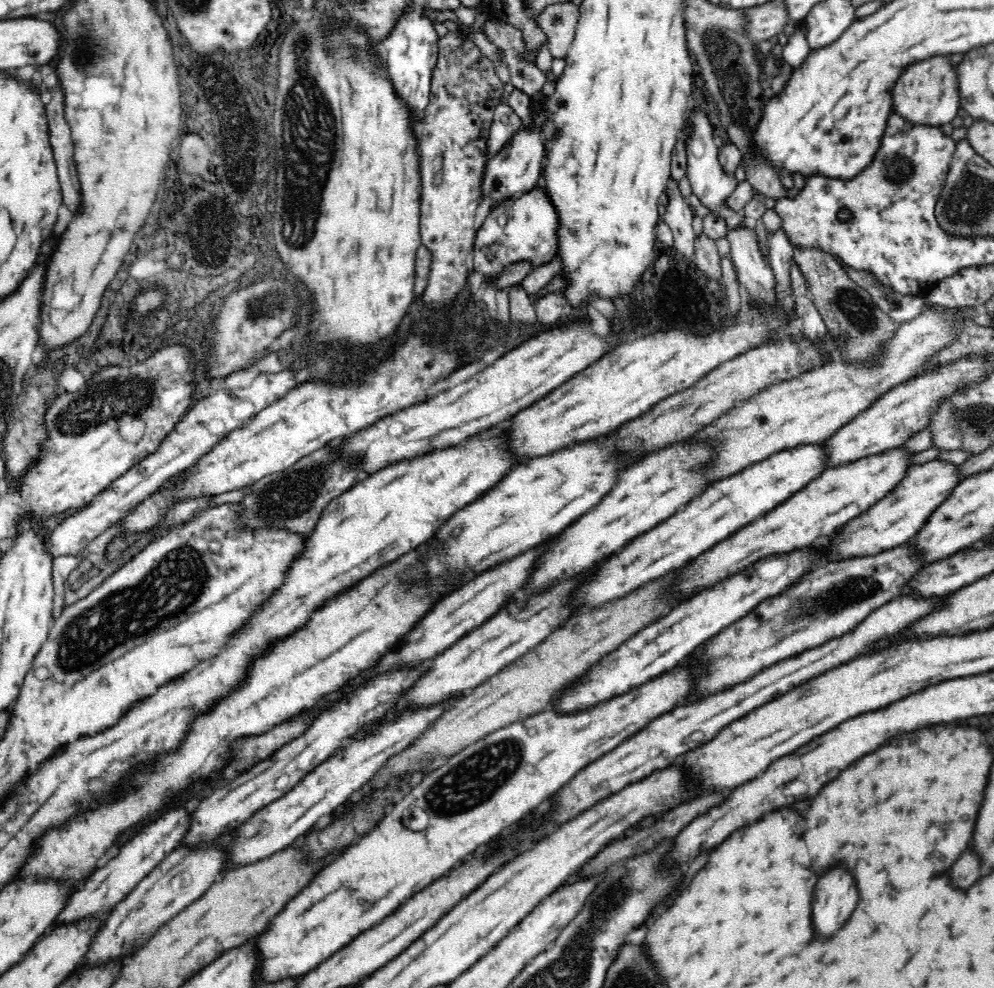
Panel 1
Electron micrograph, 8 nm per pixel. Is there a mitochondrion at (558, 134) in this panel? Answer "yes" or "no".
yes

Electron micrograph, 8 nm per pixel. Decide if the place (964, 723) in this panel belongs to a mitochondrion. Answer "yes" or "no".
no

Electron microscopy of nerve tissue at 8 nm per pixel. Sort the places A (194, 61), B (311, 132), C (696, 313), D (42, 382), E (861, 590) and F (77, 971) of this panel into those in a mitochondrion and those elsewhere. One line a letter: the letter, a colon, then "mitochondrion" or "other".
A: other
B: mitochondrion
C: mitochondrion
D: mitochondrion
E: mitochondrion
F: other

